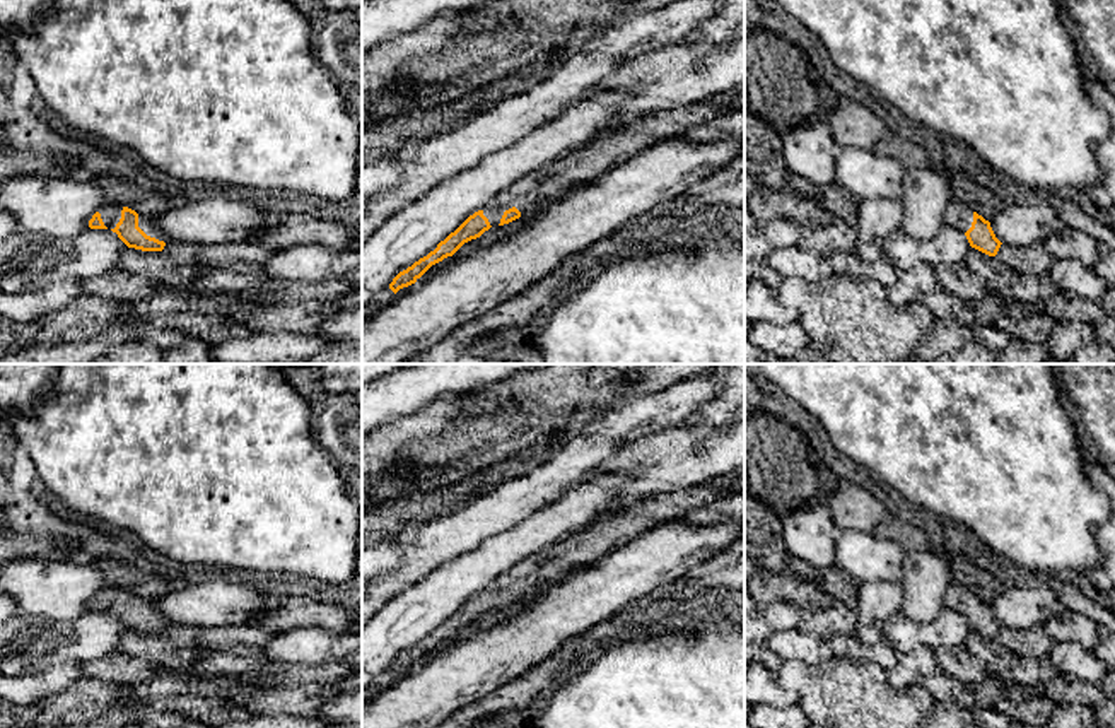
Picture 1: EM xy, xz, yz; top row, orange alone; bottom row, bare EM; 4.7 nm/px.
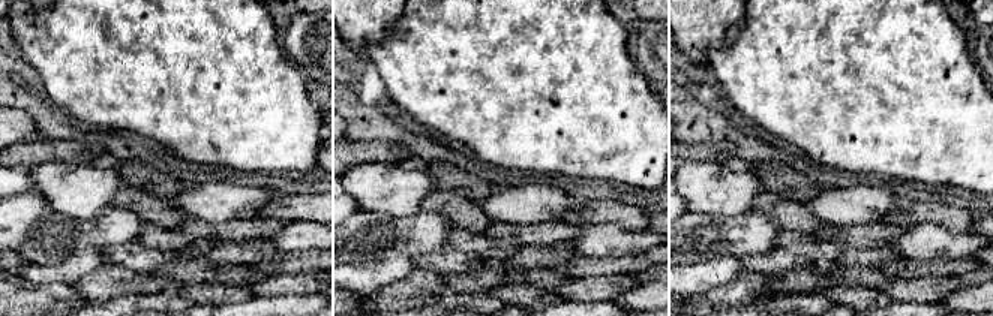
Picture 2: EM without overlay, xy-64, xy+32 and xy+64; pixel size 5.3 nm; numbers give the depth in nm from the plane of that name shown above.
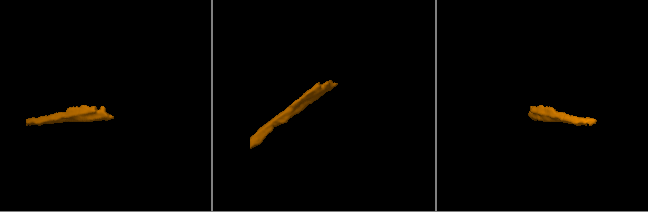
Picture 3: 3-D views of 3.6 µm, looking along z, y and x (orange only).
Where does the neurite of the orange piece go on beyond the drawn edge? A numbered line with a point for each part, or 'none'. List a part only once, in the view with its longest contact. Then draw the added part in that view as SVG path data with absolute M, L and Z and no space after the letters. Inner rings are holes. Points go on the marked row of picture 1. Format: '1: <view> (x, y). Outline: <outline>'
1: xy (147, 224). Outline: M138 215L138 227L150 238L155 238L159 241L164 241L166 244L171 244L172 241L155 226L155 219Z

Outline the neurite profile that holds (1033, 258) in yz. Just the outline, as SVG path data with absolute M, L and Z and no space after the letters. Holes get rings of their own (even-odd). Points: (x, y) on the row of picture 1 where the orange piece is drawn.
M1002 243L995 260L1014 270L1016 273L1033 273L1048 277L1054 256L1043 248L1042 243L1028 246L1011 246Z

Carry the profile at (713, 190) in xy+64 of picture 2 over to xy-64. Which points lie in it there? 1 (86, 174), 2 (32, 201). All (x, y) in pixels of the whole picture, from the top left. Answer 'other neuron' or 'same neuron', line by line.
1: same neuron
2: other neuron

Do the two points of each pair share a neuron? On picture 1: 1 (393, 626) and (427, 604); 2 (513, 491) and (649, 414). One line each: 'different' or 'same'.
1: same
2: same

